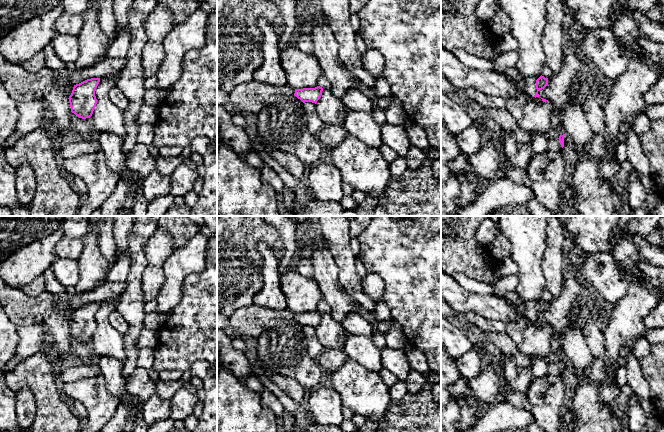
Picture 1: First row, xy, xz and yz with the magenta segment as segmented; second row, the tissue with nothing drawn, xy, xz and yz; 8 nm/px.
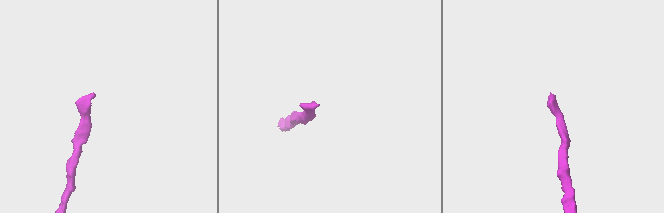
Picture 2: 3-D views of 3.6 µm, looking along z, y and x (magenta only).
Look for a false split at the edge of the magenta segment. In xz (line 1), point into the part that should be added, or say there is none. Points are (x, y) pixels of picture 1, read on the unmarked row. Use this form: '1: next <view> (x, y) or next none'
1: next xz (323, 306)

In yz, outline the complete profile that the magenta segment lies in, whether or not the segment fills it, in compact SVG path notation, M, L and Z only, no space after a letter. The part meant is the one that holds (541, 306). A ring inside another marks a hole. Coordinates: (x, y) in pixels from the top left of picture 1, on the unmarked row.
M540 300L538 303L529 302L524 307L526 315L533 321L539 321L538 316L548 309L548 302Z

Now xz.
M322 300L318 305L318 310L315 312L303 312L303 313L295 313L294 320L300 323L303 327L312 326L317 327L322 319L322 315L324 313L331 312L330 306Z

